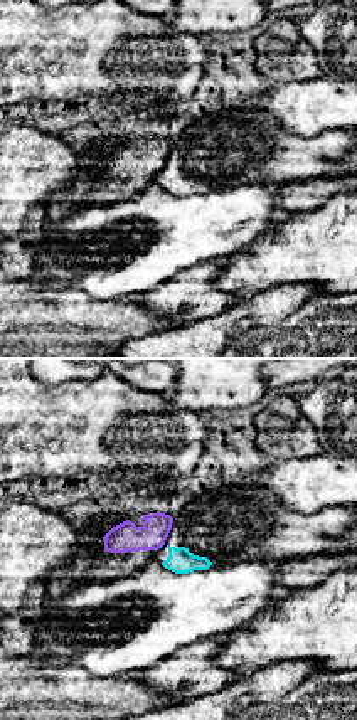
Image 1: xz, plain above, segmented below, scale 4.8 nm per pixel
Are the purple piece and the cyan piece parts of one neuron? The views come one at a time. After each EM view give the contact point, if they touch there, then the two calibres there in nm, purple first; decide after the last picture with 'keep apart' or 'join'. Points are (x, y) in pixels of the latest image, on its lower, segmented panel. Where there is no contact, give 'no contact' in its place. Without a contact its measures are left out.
no contact

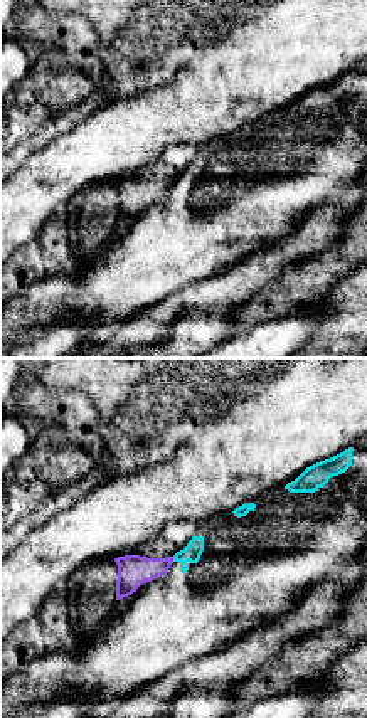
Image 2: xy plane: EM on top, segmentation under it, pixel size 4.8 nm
meets purple at (172, 559); 150 nm thick on the purple side, 90 nm on the other

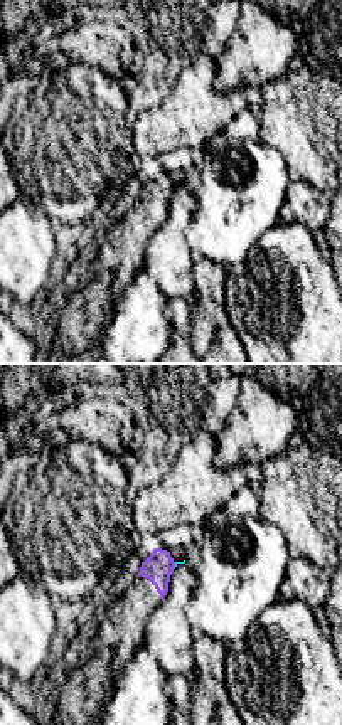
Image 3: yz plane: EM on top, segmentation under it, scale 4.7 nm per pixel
meets purple at (174, 566); 140 nm thick on the purple side, 20 nm on the other

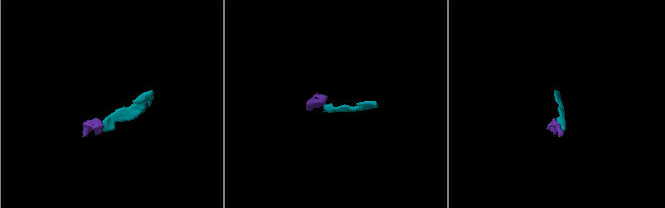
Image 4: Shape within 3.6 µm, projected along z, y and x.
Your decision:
keep apart

